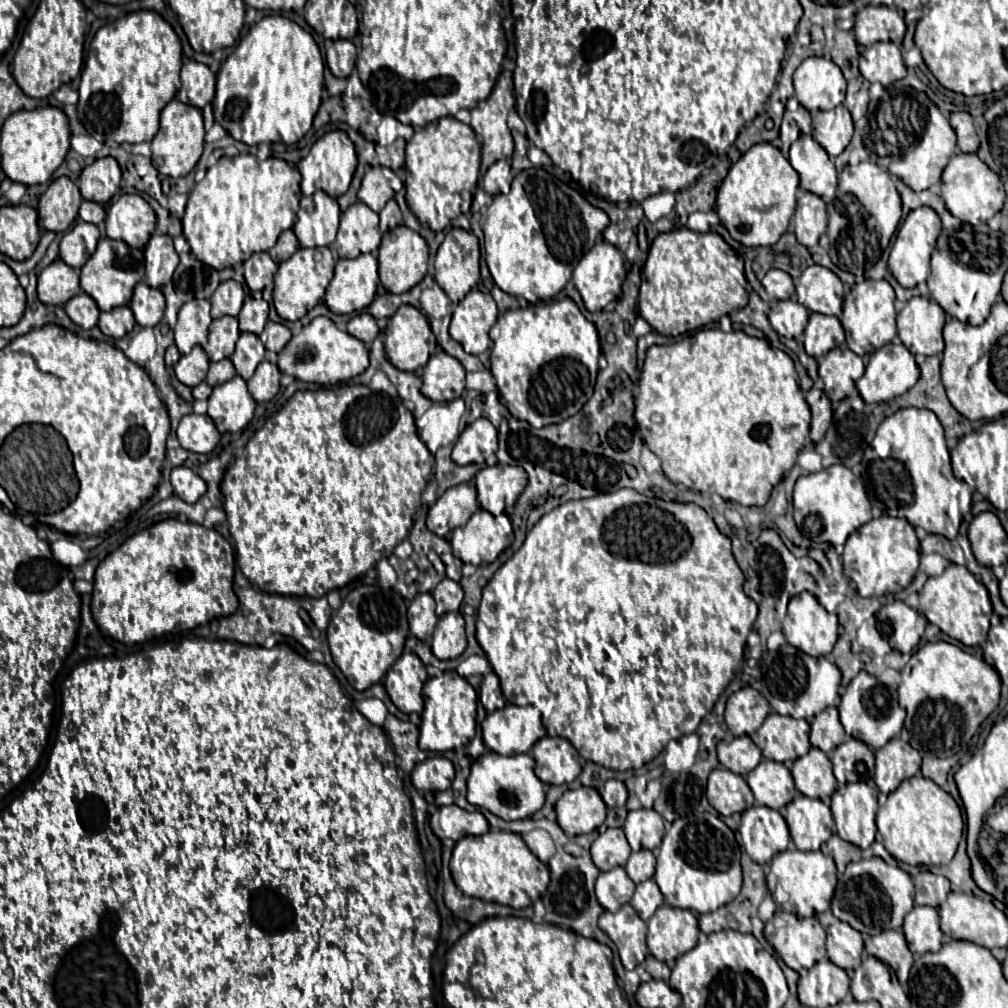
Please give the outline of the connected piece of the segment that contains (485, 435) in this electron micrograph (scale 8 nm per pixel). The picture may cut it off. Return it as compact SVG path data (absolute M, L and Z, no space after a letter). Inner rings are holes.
M481 417L463 429L453 447L451 457L453 461L457 461L457 465L469 463L483 465L485 459L495 451L497 451L497 429L489 419Z

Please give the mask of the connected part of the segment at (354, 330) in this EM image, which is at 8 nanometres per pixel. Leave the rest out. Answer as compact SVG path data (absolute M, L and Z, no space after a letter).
M359 313L355 315L349 325L347 325L347 331L357 337L359 341L363 341L365 345L371 345L371 341L377 337L379 333L379 327L375 323L375 319L369 315L369 313Z

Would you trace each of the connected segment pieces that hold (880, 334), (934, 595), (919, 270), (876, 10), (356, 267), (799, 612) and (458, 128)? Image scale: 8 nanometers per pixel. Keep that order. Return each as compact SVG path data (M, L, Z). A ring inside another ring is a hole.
M865 279L857 285L853 285L853 289L849 291L849 295L843 301L843 329L847 335L847 345L853 353L857 355L867 355L873 353L877 349L881 349L883 345L891 343L891 339L897 335L897 327L895 327L895 291L887 281L873 281L873 279Z
M951 563L941 575L929 577L923 591L919 593L921 607L919 611L937 625L949 637L961 641L963 645L981 645L987 639L990 628L990 616L993 613L989 593L983 583L979 583L967 567Z
M917 207L907 215L901 229L897 231L897 239L893 243L893 249L891 249L888 259L889 269L893 271L895 279L903 287L915 287L917 283L921 283L929 277L931 251L935 249L939 233L941 233L941 219L931 207Z
M867 5L855 15L855 39L869 47L877 41L901 43L906 32L904 17L887 6Z
M363 253L355 259L339 259L327 287L325 303L333 313L359 313L377 291L377 257Z
M803 591L789 601L783 635L807 655L829 655L839 636L838 617L827 613L811 593Z
M443 117L419 131L407 141L405 148L405 190L406 201L415 217L427 221L433 231L443 231L455 217L462 213L461 207L470 212L474 193L480 175L481 145L473 133L473 129L455 117Z

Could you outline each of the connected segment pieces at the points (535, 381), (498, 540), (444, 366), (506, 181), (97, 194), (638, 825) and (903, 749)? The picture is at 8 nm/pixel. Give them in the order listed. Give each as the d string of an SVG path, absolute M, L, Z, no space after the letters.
M567 297L563 301L535 303L525 309L507 311L491 327L489 337L493 341L491 373L513 417L525 419L537 429L551 423L561 423L567 417L579 413L585 401L593 395L593 377L597 375L601 343L595 325L583 317L573 299Z
M475 511L465 527L457 527L451 535L453 555L463 563L491 563L514 540L512 523L502 513L493 516L489 511Z
M445 351L429 357L423 367L423 387L421 393L431 401L451 401L461 397L465 389L465 369L463 365Z
M505 159L495 161L495 163L487 169L487 173L485 173L485 191L487 191L489 195L509 193L511 181L513 181L513 175L511 175L509 161L505 161Z
M113 157L95 159L87 165L79 177L79 189L83 199L95 203L109 203L121 191L121 169Z
M655 809L629 811L623 831L633 851L657 849L663 839L663 817Z
M895 737L889 745L875 751L877 769L875 783L883 795L889 795L899 787L903 779L909 779L921 769L921 755L907 741Z

